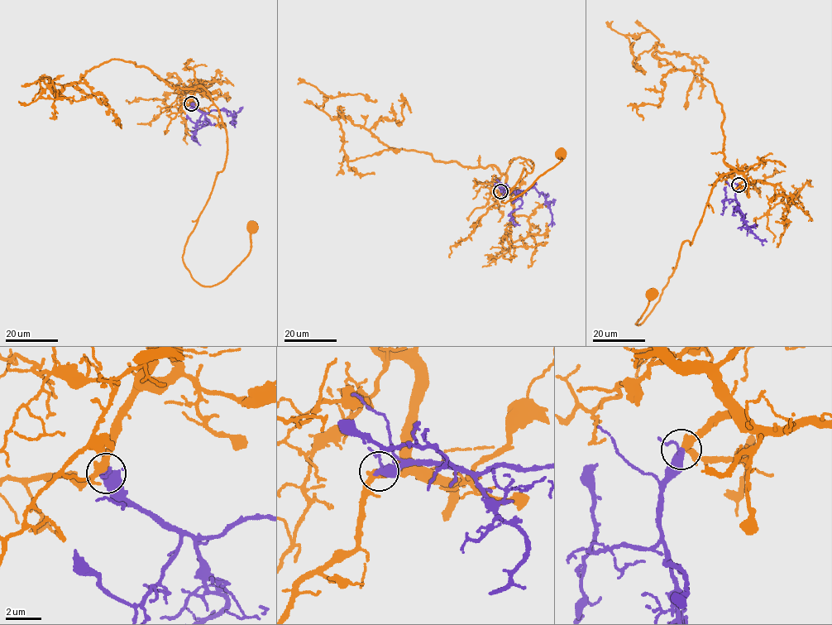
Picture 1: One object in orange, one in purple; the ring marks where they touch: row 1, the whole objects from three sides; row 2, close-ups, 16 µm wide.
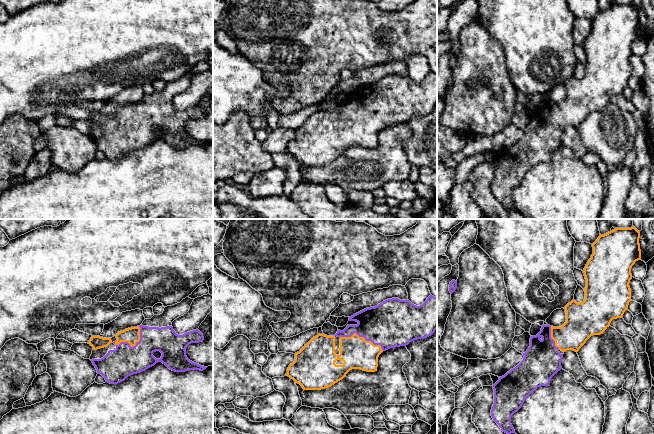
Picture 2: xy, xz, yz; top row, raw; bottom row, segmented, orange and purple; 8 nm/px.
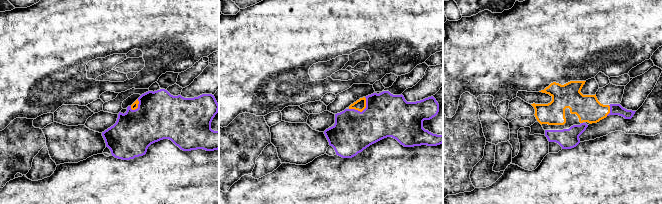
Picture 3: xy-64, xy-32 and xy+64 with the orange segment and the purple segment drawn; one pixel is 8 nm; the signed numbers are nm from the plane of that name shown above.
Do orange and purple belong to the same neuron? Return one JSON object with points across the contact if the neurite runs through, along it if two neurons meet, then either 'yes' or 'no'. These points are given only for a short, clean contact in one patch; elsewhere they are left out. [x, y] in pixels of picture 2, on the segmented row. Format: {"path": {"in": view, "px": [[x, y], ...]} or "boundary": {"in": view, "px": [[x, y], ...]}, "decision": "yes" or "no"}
{"decision": "yes"}

